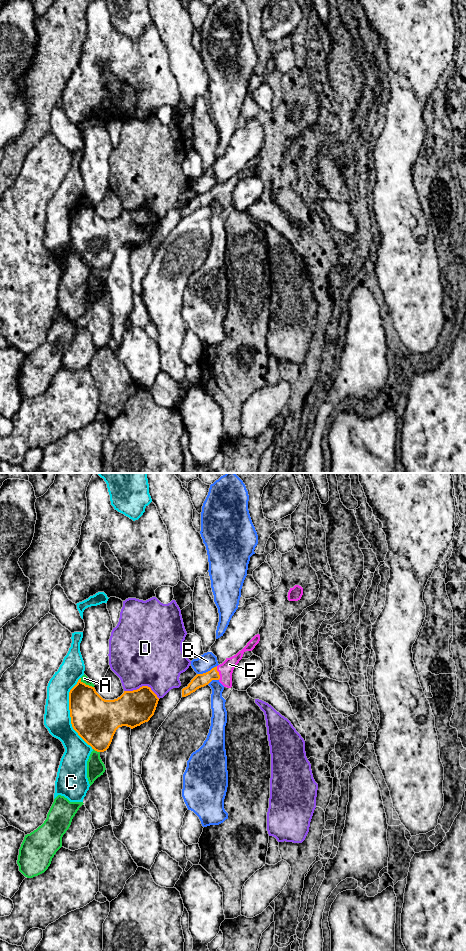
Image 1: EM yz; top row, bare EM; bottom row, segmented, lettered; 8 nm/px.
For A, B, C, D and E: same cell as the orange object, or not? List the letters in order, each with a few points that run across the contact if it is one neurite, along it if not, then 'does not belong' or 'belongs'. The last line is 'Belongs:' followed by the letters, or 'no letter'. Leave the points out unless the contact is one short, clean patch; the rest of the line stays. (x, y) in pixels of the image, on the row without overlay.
A: does not belong
B: line yz (216, 185), (205, 192), (197, 194); does not belong
C: does not belong
D: does not belong
E: line yz (200, 200), (218, 193), (225, 190); belongs
Belongs: E

